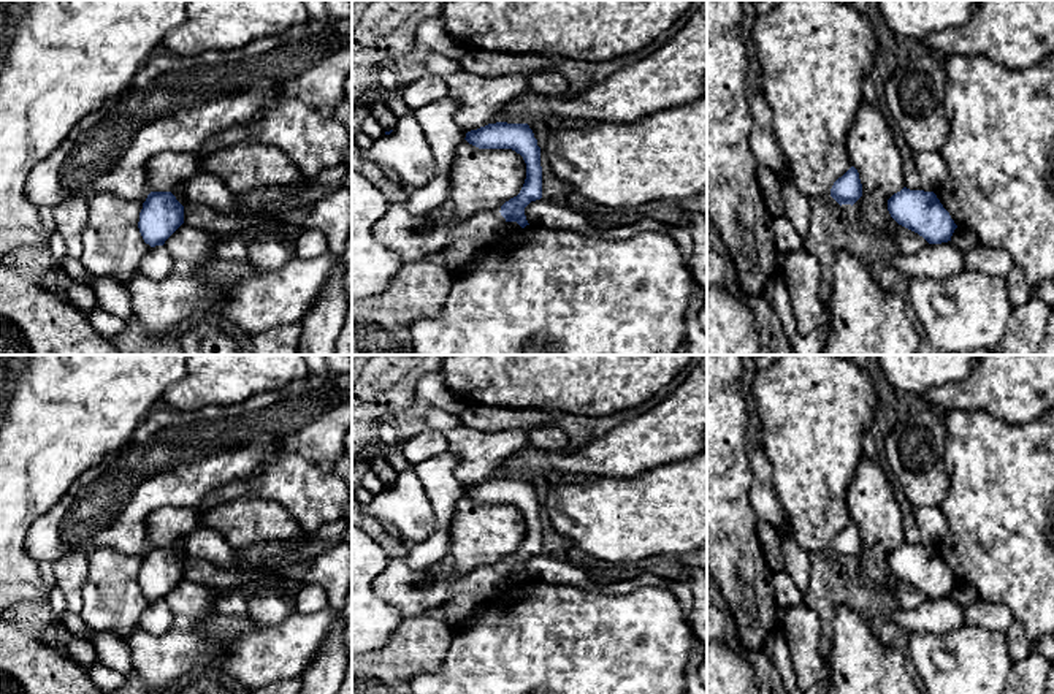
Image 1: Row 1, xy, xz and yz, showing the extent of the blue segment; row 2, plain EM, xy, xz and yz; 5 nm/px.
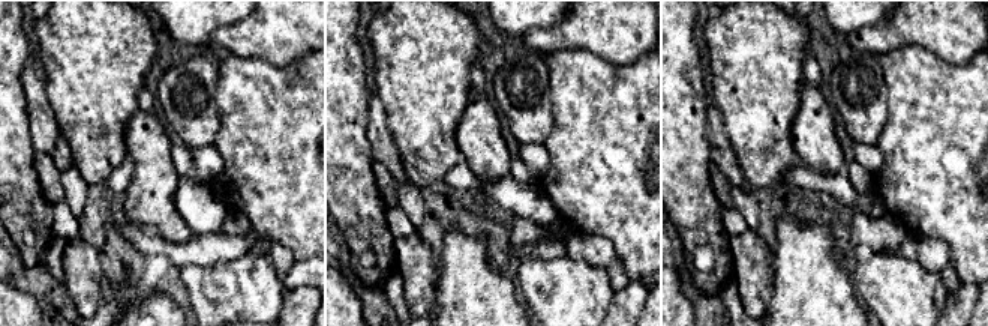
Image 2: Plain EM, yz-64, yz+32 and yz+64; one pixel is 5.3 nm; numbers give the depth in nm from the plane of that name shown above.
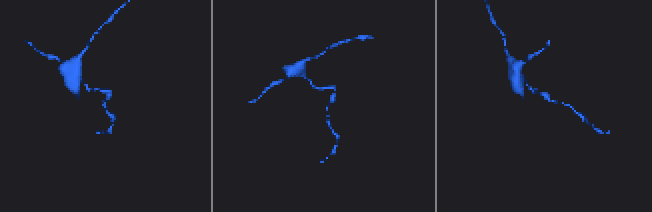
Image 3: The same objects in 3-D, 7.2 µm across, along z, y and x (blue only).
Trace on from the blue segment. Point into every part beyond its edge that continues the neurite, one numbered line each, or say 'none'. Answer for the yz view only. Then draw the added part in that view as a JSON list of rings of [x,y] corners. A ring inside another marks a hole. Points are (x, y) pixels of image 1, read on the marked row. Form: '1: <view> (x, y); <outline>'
none

